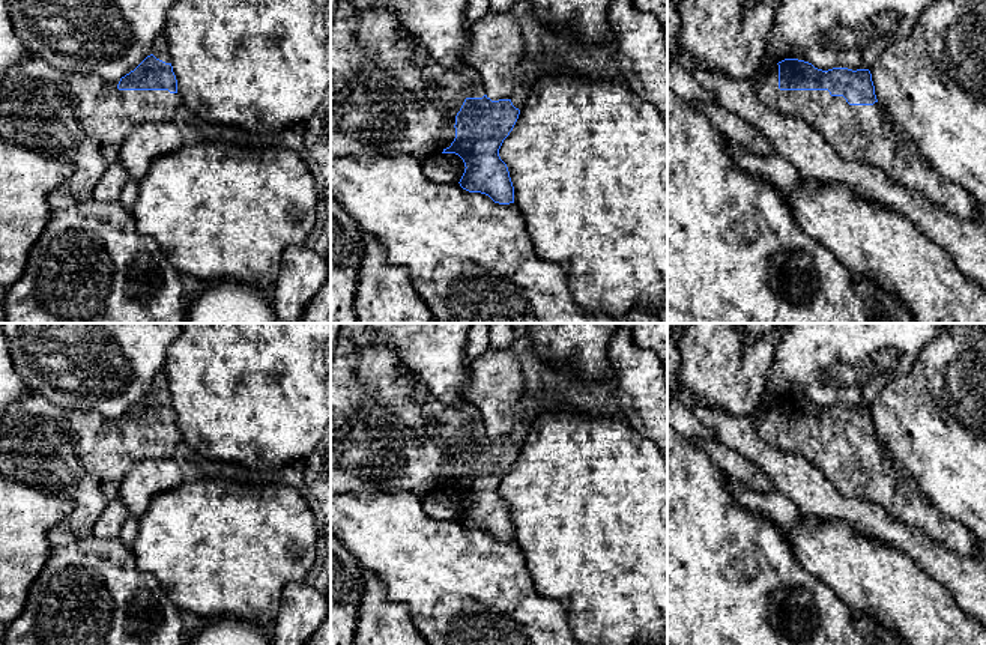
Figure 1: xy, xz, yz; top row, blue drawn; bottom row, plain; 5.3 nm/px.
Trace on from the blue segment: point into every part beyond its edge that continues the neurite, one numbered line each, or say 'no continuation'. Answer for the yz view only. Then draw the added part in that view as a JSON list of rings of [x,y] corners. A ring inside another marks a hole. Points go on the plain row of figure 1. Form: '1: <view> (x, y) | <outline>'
1: yz (857, 469) | [[[779,401],[767,404],[755,412],[755,425],[762,441],[785,453],[795,453],[816,466],[848,499],[863,499],[884,508],[890,516],[923,531],[933,541],[960,555],[980,553],[980,538],[963,523],[942,516],[935,505],[927,501],[908,475],[899,475],[885,447],[873,442],[849,442],[843,433],[831,433],[828,427],[780,427]]]

